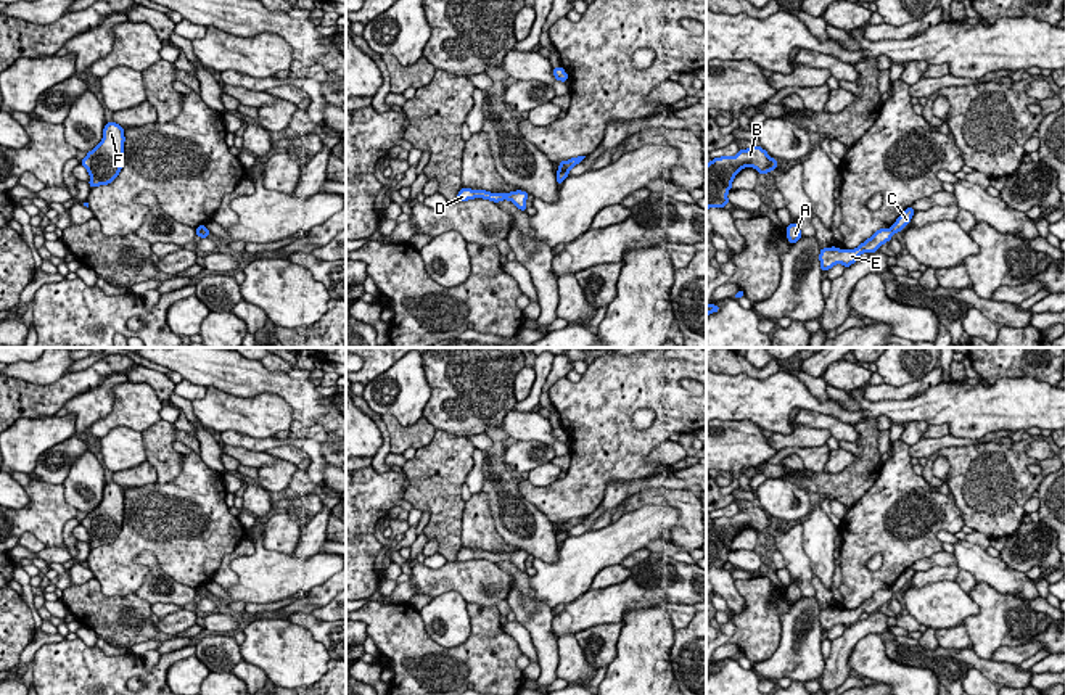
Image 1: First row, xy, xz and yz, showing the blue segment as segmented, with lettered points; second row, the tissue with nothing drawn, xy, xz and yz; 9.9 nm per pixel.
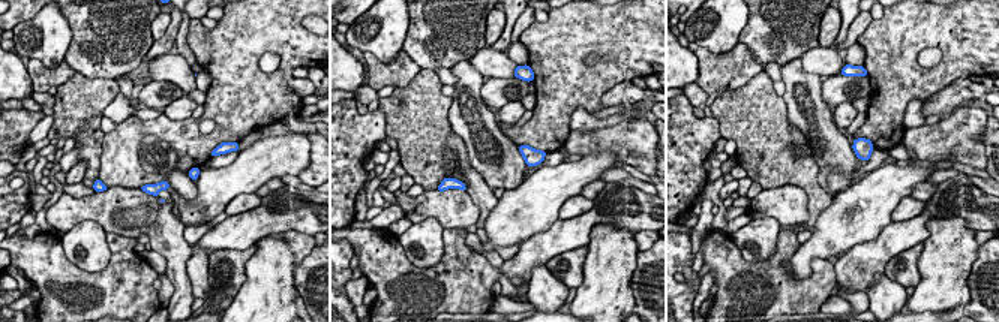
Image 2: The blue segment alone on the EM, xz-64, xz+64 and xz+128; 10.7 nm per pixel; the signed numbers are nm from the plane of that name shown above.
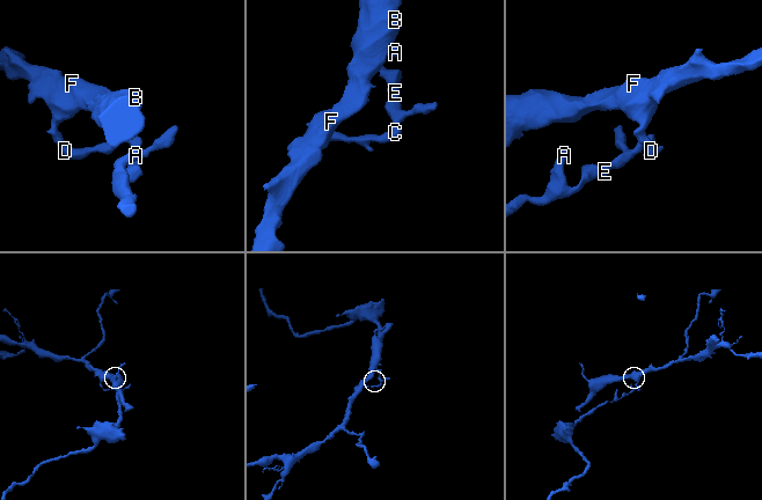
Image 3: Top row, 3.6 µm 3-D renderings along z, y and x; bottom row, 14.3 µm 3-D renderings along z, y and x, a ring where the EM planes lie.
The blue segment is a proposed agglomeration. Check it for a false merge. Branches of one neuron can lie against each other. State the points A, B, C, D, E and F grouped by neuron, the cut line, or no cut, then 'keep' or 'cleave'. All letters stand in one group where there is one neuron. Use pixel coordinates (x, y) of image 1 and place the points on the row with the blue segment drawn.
groups A E / B C D F; cut yz (890, 229), (893, 234); cleave

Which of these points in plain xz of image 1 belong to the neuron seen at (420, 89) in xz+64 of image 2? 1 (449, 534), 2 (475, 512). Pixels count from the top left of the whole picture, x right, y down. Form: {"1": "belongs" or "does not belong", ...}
{"1": "belongs", "2": "does not belong"}

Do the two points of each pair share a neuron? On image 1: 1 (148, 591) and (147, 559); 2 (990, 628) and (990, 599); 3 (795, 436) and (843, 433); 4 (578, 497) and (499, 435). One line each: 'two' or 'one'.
1: one
2: one
3: two
4: two

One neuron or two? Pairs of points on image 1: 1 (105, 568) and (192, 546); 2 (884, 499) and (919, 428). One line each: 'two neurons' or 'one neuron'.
1: one neuron
2: two neurons

